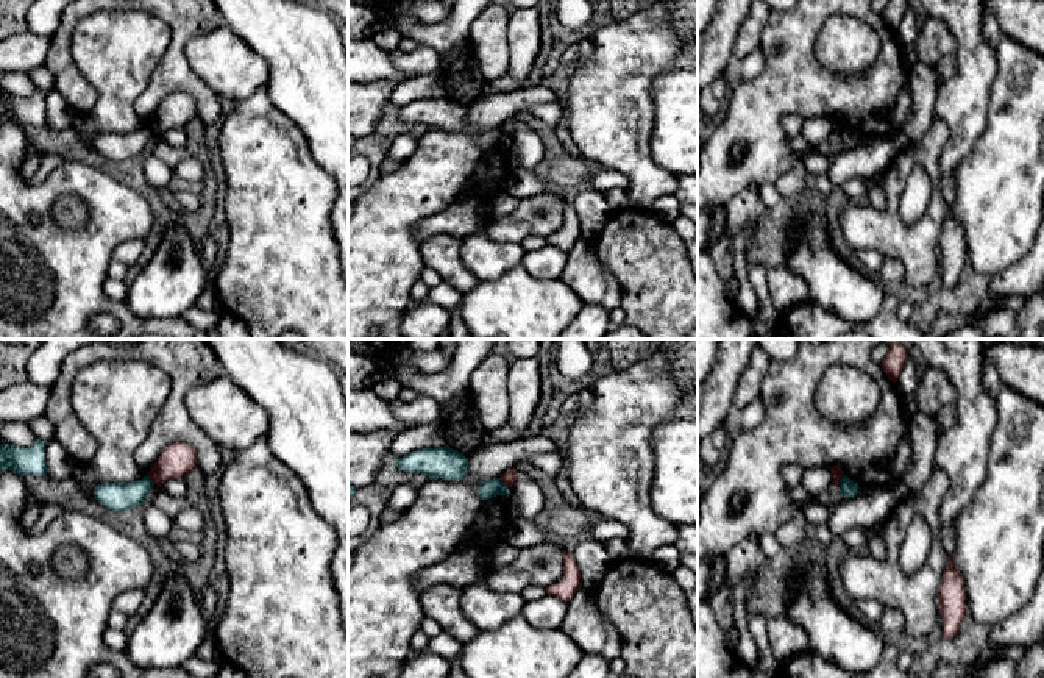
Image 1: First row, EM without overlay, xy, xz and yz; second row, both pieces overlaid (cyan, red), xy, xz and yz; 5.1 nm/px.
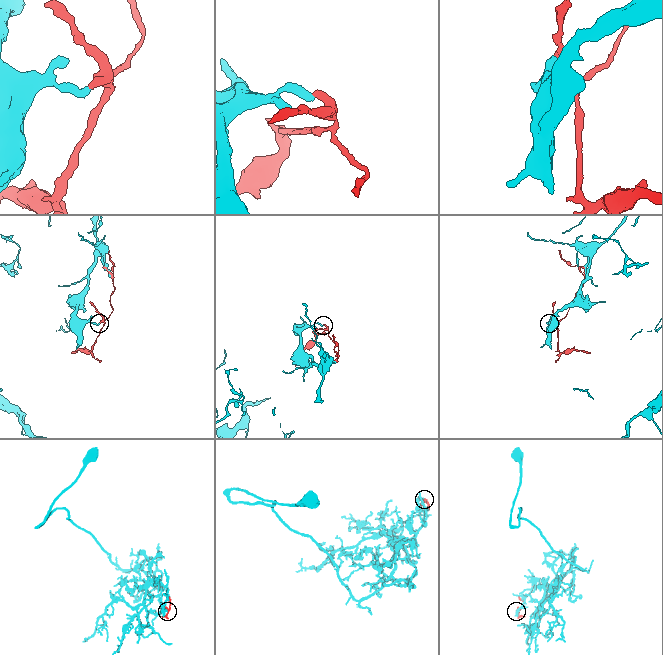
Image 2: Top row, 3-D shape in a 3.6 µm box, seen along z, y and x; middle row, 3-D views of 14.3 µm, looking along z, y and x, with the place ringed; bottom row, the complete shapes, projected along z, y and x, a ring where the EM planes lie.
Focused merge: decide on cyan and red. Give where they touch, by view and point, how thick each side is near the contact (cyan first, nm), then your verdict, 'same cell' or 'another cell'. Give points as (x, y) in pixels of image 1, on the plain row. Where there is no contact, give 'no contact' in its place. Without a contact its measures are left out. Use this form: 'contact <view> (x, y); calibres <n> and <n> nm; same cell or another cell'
contact xz (503, 133); calibres 100 and 70 nm; another cell

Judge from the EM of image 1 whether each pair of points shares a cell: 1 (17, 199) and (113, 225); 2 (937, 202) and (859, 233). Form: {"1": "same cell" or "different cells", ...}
{"1": "same cell", "2": "same cell"}

